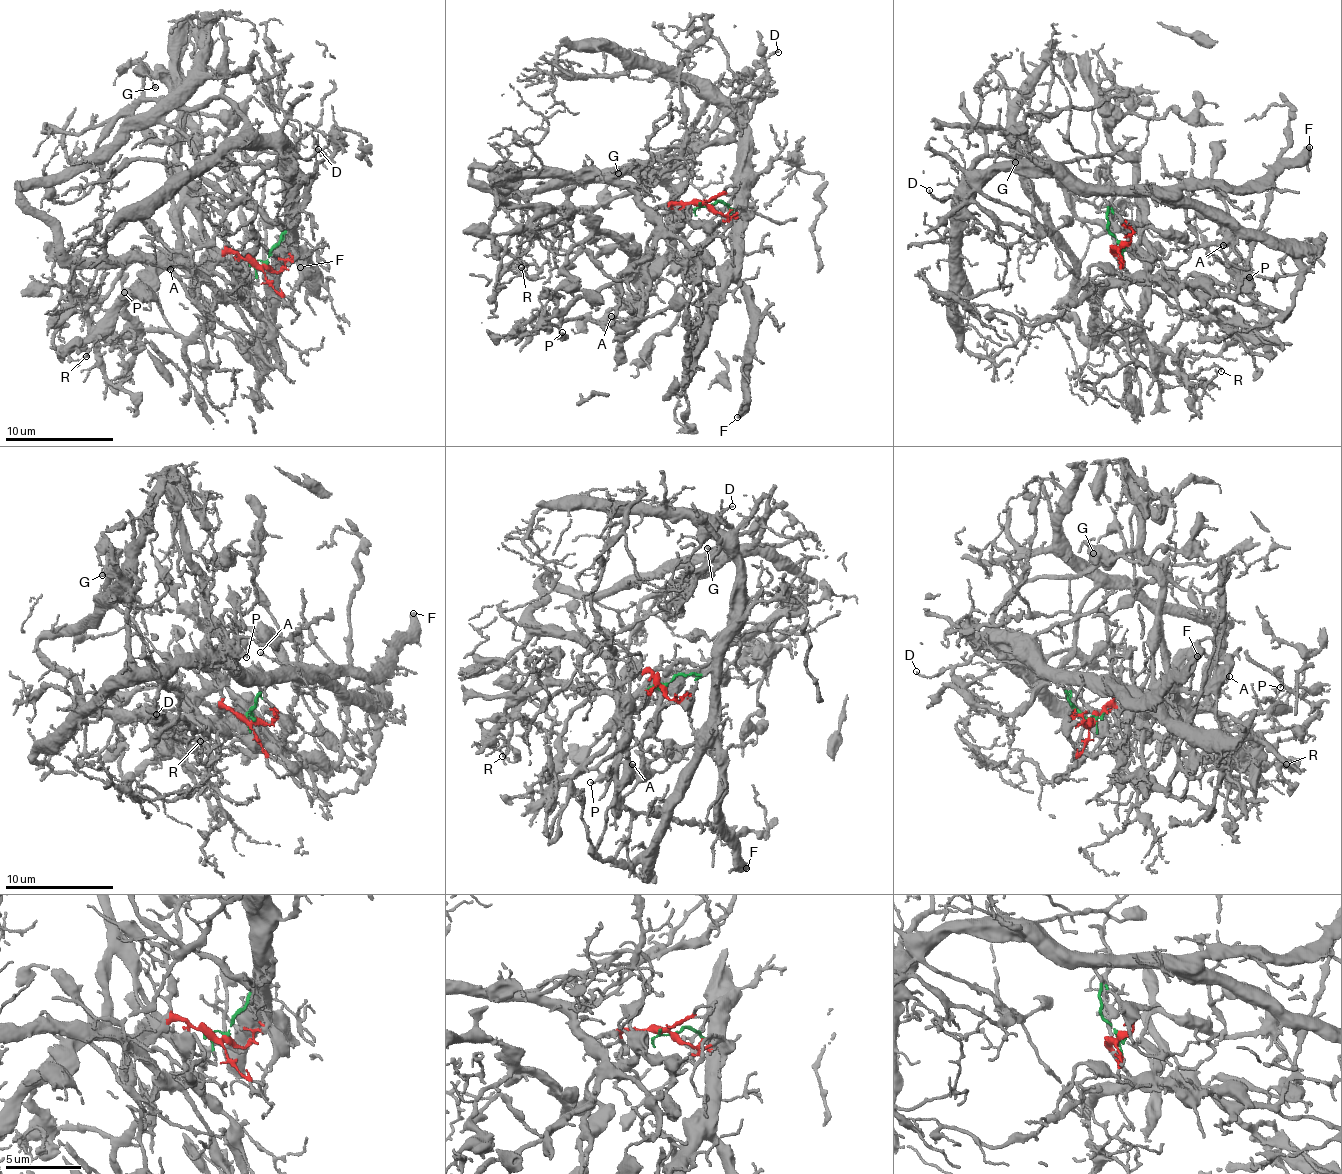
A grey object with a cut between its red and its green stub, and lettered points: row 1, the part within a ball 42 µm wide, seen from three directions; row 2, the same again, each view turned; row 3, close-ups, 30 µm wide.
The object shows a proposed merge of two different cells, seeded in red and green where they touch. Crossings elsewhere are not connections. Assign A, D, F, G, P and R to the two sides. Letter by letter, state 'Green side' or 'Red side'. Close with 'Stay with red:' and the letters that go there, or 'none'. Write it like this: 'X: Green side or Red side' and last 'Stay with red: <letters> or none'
A: Red side
D: Green side
F: Green side
G: Green side
P: Red side
R: Red side
Stay with red: A, P, R

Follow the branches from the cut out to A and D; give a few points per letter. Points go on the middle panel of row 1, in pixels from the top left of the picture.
A: (706, 205), (654, 210), (664, 232), (692, 251), (697, 277), (679, 286), (666, 309), (637, 321), (611, 317)
D: (706, 205), (720, 201), (736, 209), (736, 186), (743, 175), (743, 124), (739, 91), (767, 57), (779, 52)

